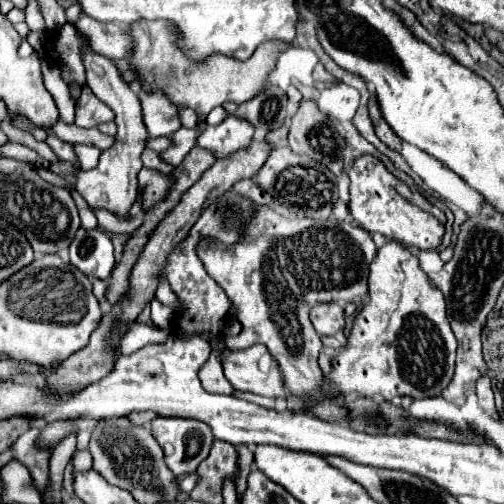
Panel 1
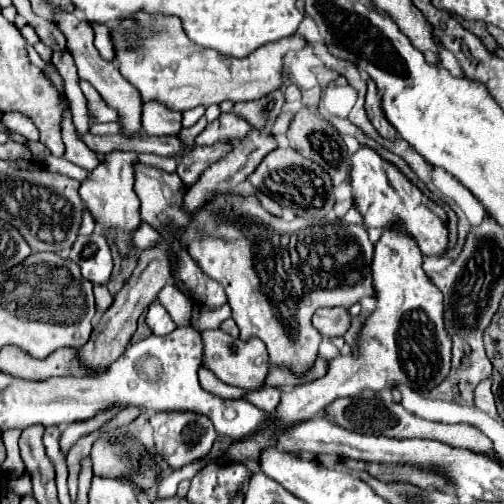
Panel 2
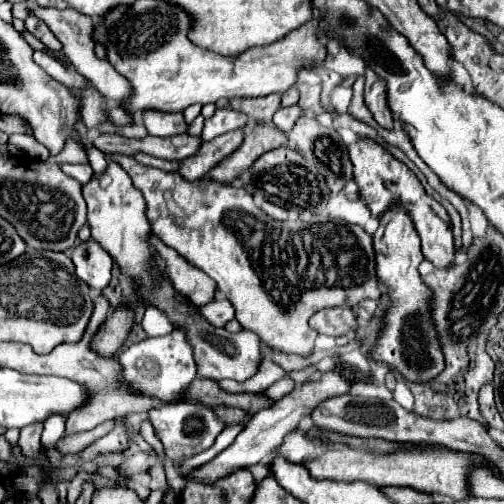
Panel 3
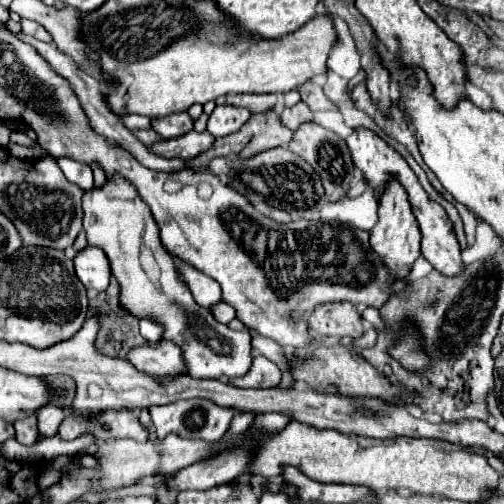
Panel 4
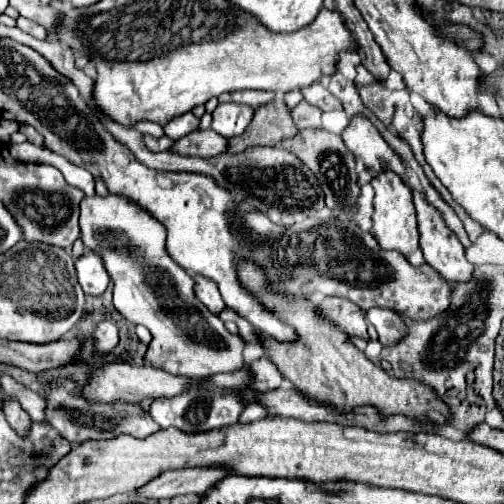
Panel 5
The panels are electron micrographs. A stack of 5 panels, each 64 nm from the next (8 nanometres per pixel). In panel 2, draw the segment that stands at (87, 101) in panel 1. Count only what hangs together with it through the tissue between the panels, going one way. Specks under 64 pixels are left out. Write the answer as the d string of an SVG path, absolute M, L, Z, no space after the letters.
M80 80L78 84L88 100L88 112L94 118L94 122L114 122L114 120L118 122L118 112L114 108L106 106L104 100L100 98L100 94L86 80Z

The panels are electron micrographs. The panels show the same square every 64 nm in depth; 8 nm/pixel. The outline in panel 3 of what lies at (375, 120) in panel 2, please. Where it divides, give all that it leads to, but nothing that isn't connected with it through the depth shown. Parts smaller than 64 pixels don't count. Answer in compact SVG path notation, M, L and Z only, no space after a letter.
M366 66L366 88L364 88L364 98L366 104L370 108L370 112L374 114L374 120L384 126L384 128L392 128L392 112L388 106L388 96L386 96L386 82L372 72L370 66Z

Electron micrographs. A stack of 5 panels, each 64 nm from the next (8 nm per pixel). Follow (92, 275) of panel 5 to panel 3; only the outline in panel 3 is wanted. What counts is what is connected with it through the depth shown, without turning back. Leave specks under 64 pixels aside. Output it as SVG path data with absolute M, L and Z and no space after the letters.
M94 240L76 244L72 262L76 266L76 276L84 280L90 288L104 290L108 286L112 258L100 244L96 244Z

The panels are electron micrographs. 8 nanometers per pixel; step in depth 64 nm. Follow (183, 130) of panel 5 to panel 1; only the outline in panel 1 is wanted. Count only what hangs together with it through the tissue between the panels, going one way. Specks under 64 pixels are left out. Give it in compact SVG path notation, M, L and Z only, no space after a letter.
M138 90L138 96L142 100L142 116L148 136L172 136L182 126L176 106L170 104L162 92L148 94Z

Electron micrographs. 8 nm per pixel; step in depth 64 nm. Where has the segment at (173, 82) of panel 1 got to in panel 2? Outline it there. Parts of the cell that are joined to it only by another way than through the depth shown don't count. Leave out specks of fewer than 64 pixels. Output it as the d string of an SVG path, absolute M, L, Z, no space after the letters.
M138 10L132 18L122 18L118 26L110 28L110 38L116 52L116 68L126 80L130 80L132 86L138 88L142 104L156 100L166 108L180 112L194 106L220 104L224 100L256 100L260 96L266 96L268 92L282 88L284 56L308 46L308 42L300 34L294 34L260 46L246 58L230 58L216 50L206 50L190 44L178 16L152 14L146 10Z

